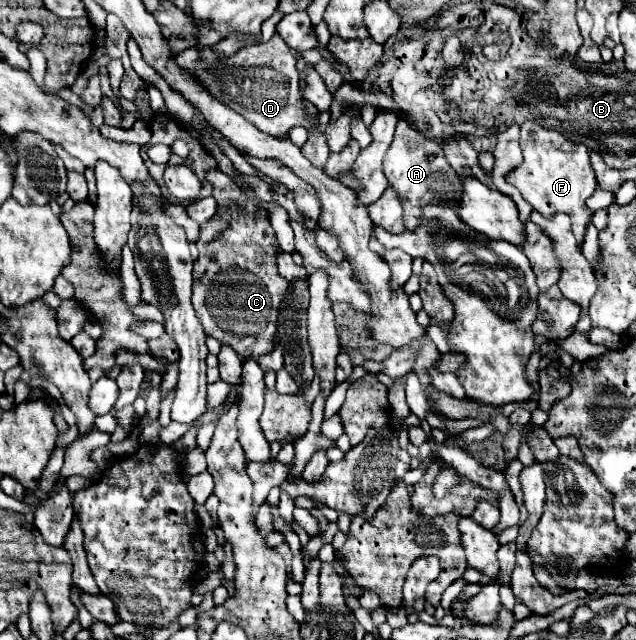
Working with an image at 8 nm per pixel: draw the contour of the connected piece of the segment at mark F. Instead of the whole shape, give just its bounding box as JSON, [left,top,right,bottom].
[508,121,598,247]

